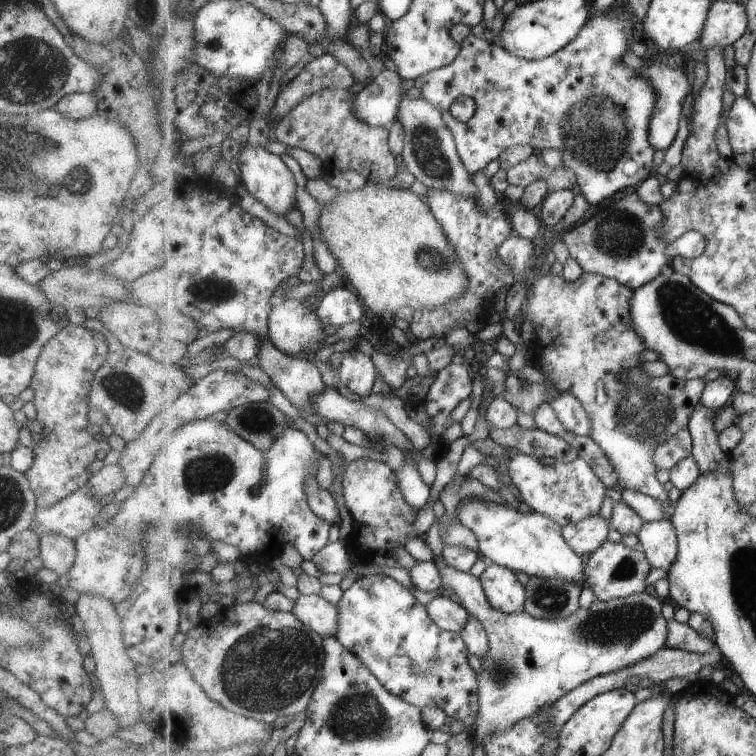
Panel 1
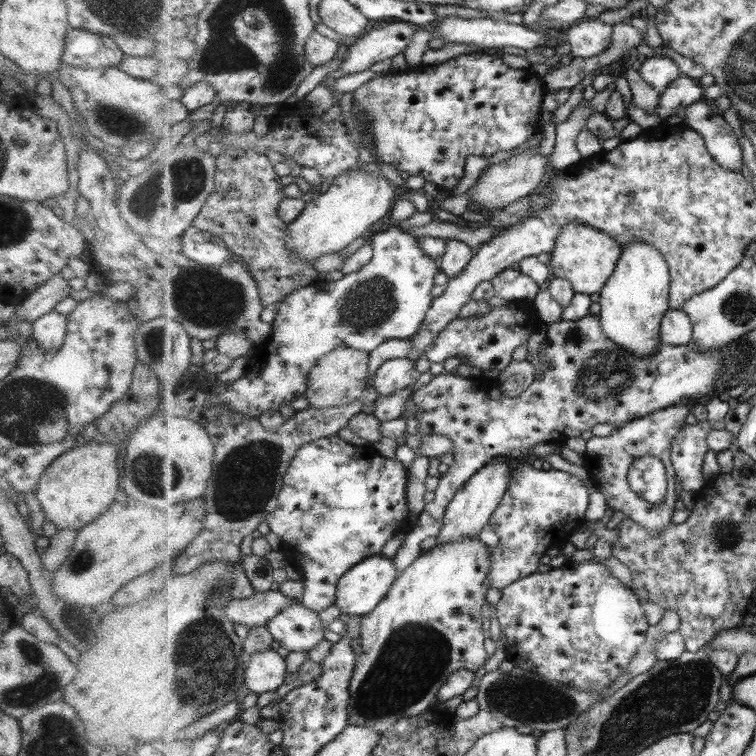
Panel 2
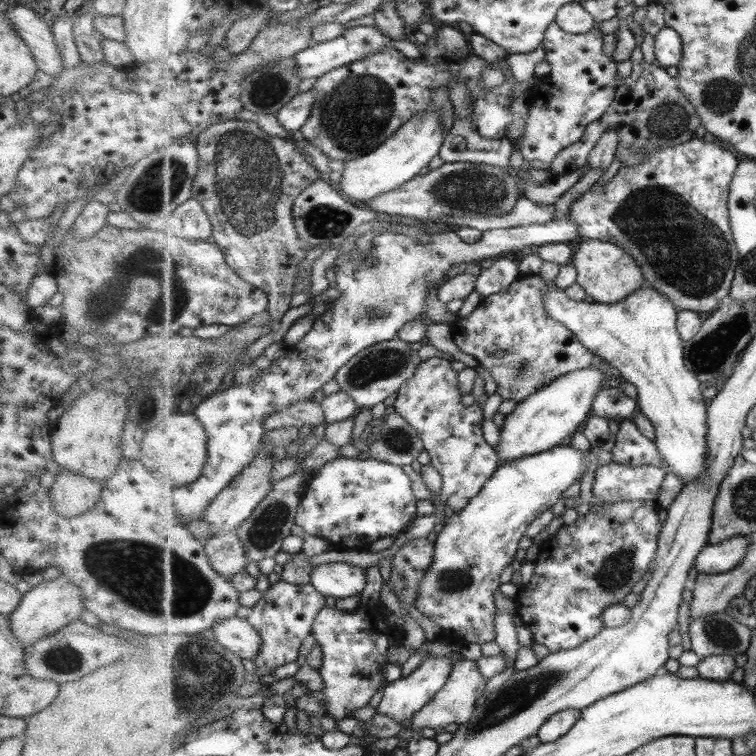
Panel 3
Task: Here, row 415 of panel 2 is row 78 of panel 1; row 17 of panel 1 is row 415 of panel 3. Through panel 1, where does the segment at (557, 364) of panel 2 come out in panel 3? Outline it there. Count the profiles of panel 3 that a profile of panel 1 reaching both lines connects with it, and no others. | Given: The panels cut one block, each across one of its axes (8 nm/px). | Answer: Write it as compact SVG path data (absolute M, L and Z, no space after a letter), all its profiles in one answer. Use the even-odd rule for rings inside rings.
M606 388L595 398L593 416L605 417L616 421L633 419L639 412L639 404L618 388Z

